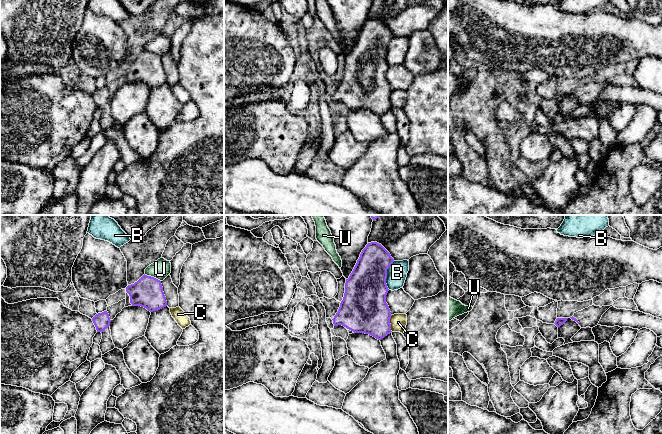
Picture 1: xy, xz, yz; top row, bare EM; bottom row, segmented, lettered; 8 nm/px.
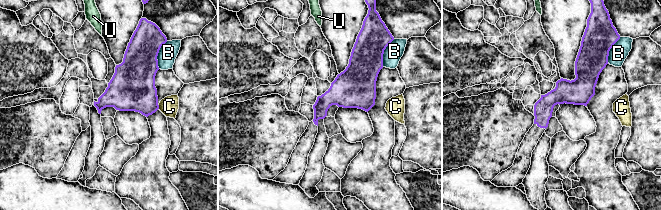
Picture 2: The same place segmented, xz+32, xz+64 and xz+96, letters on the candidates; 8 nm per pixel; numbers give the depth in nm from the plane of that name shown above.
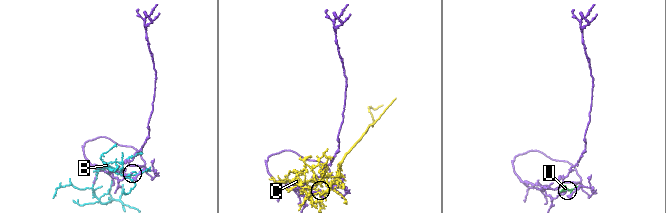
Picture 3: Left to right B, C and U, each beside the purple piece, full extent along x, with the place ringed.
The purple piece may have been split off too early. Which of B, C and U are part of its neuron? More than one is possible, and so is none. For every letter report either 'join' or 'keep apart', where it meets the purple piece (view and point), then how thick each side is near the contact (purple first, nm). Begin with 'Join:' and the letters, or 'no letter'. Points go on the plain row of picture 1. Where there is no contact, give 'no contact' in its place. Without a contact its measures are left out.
Join: no letter
B: keep apart; meets purple in xz at (386, 51); 340 nm thick on the purple side, 160 nm on the other
C: keep apart; meets purple in xz at (389, 99); 380 nm thick on the purple side, 130 nm on the other
U: keep apart; meets purple in xy at (152, 53); 240 nm thick on the purple side, 160 nm on the other

